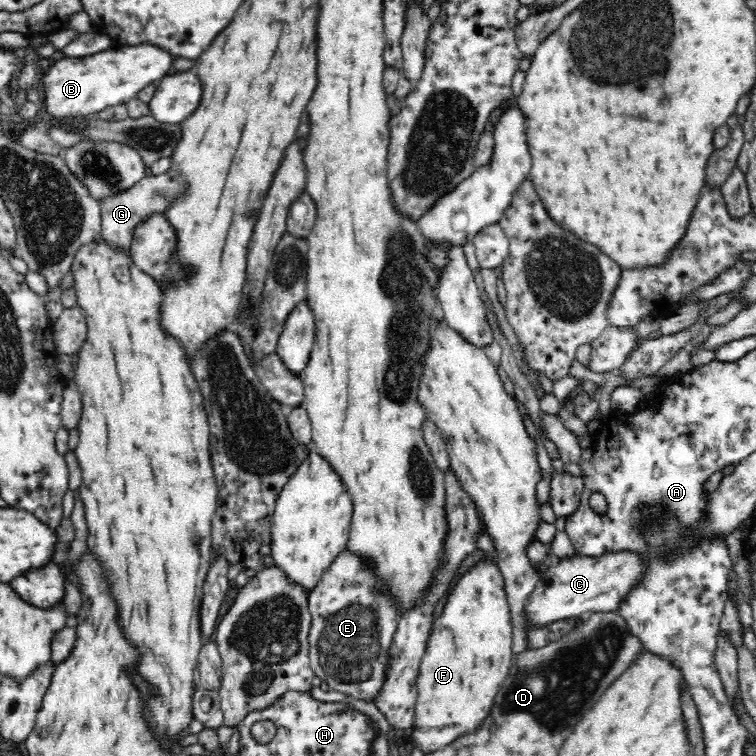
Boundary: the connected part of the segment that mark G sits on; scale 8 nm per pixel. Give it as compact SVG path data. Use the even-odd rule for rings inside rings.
M173 165L164 174L145 174L138 182L127 189L100 197L101 234L113 245L130 247L136 230L154 214L165 215L175 205L174 202L190 189L186 175Z

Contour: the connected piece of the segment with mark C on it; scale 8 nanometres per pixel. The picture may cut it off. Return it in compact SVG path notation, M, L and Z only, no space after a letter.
M612 552L602 556L584 556L574 553L560 557L554 566L539 572L534 590L523 606L523 622L528 629L543 629L558 621L572 620L590 611L616 611L619 600L629 591L643 571L641 556L631 552Z

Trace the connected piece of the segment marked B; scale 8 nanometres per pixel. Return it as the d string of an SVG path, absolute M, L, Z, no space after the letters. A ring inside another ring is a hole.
M124 46L124 48L114 47L114 50L108 49L88 56L88 58L64 57L56 60L52 65L45 65L44 74L42 74L40 92L46 106L46 112L60 120L65 118L67 122L74 123L82 118L93 117L105 108L125 105L132 100L148 82L164 78L172 66L173 57L166 54L163 50L156 50L154 46Z

